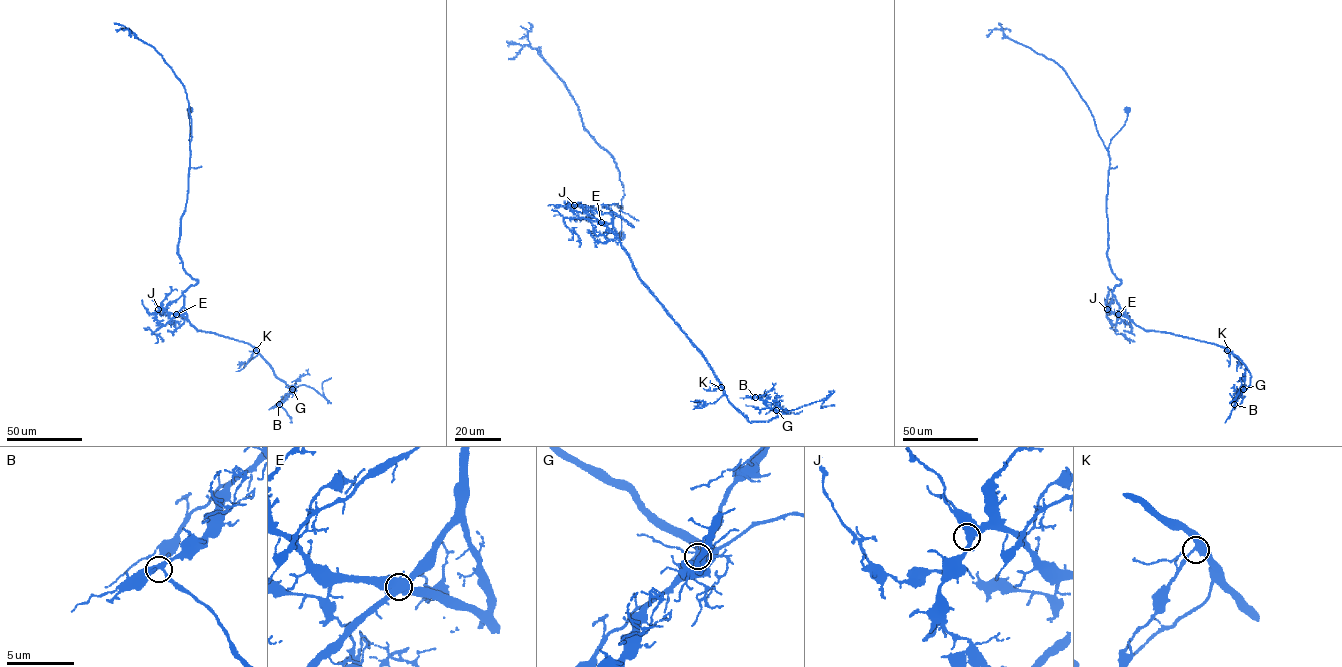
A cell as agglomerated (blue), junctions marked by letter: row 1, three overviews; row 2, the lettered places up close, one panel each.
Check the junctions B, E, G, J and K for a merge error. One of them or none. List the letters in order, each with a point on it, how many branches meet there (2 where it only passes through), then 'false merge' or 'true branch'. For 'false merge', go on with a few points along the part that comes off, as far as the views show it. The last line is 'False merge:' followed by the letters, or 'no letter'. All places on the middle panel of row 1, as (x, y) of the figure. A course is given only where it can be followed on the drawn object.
B: place (755, 397); branches 5; true branch
E: place (601, 222); branches 5; false merge; course (601, 222), (703, 357), (727, 400), (750, 421), (768, 421), (824, 399), (821, 408), (835, 405)
G: place (776, 410); branches 4; true branch
J: place (574, 205); branches 4; true branch
K: place (721, 387); branches 4; true branch
False merge: E

